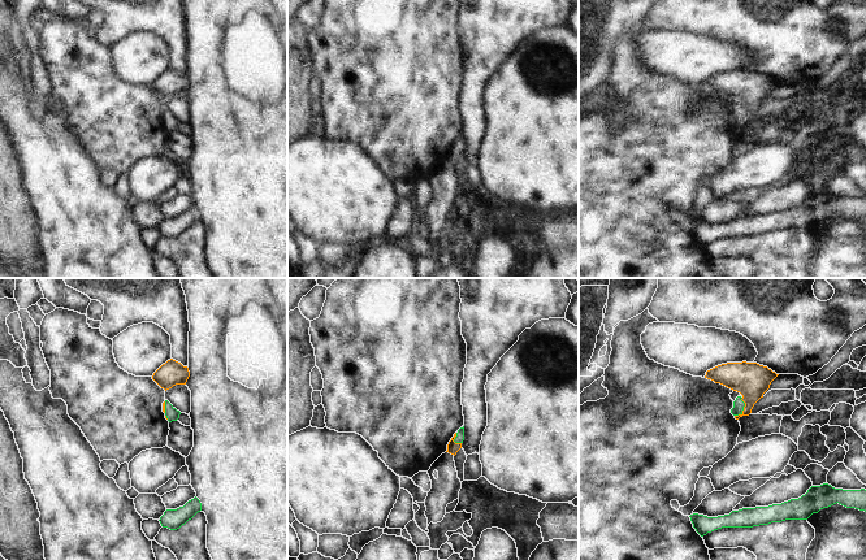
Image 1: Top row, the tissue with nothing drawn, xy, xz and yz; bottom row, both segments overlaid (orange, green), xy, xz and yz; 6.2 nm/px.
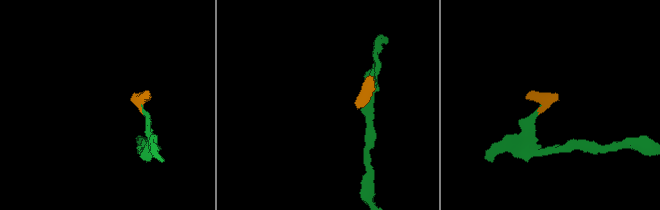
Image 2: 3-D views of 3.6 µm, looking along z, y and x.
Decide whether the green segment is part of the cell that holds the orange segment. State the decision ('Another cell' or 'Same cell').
Same cell

